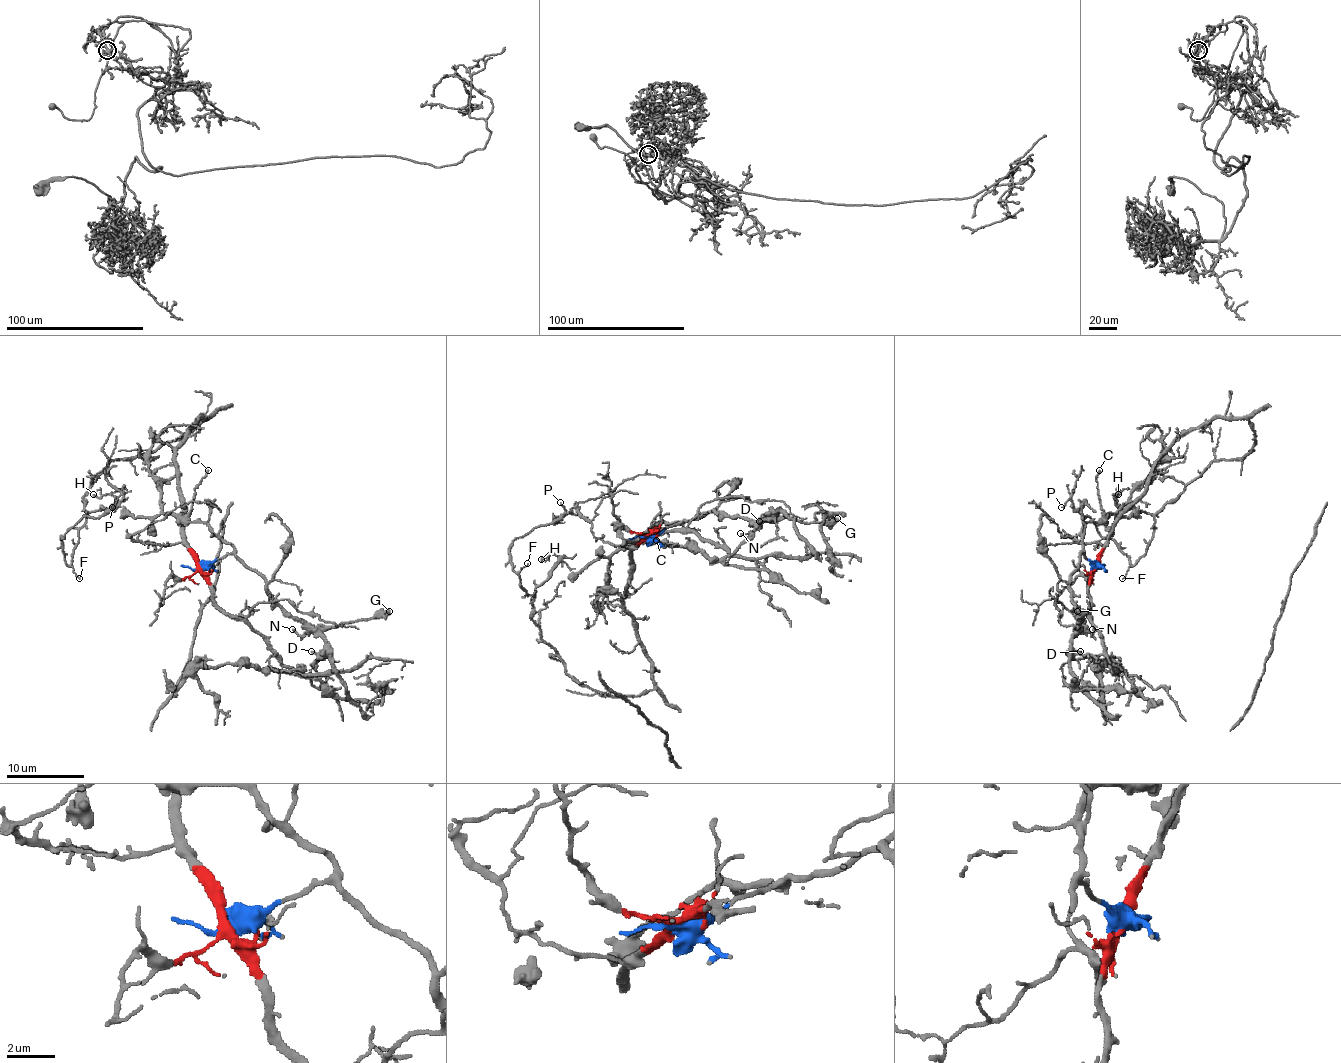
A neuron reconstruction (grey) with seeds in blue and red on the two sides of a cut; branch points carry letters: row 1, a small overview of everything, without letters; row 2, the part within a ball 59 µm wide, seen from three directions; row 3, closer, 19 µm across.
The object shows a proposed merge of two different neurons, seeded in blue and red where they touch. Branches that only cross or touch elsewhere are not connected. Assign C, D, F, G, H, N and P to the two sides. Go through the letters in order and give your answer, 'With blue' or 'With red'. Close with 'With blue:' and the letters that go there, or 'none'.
C: With blue
D: With blue
F: With red
G: With blue
H: With red
N: With blue
P: With red
With blue: C, D, G, N

